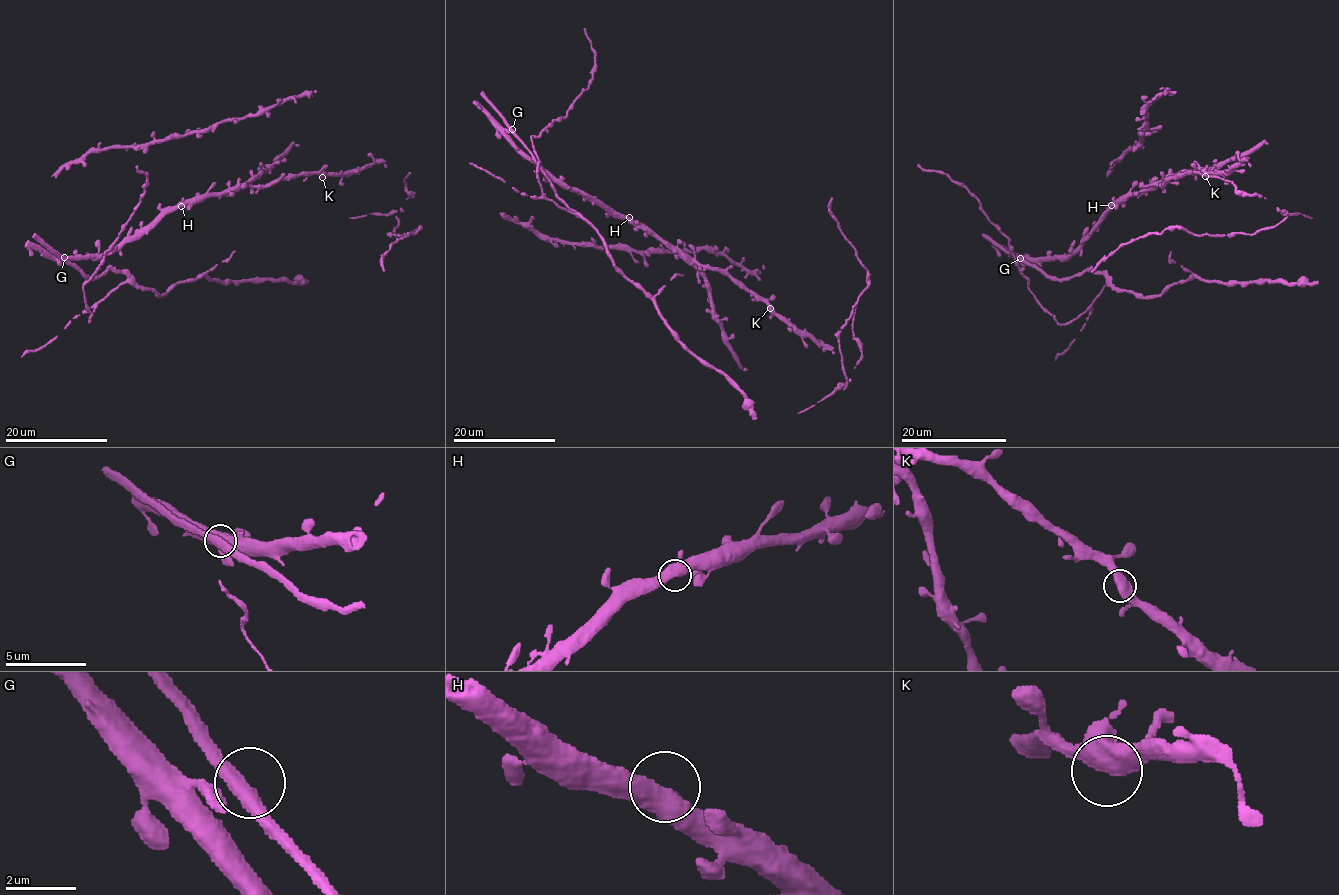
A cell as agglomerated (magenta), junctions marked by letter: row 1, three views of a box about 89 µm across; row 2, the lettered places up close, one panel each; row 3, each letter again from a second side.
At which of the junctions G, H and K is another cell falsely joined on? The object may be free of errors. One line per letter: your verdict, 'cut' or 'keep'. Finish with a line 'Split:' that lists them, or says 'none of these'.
G: keep
H: keep
K: keep
Split: none of these

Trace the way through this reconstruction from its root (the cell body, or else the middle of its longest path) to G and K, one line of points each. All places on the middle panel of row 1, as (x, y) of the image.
G: (626, 221), (613, 217), (584, 194), (572, 191), (565, 184), (549, 177), (512, 141), (506, 132), (512, 129)
K: (626, 221), (647, 226), (701, 265), (725, 270), (756, 293), (770, 308)

